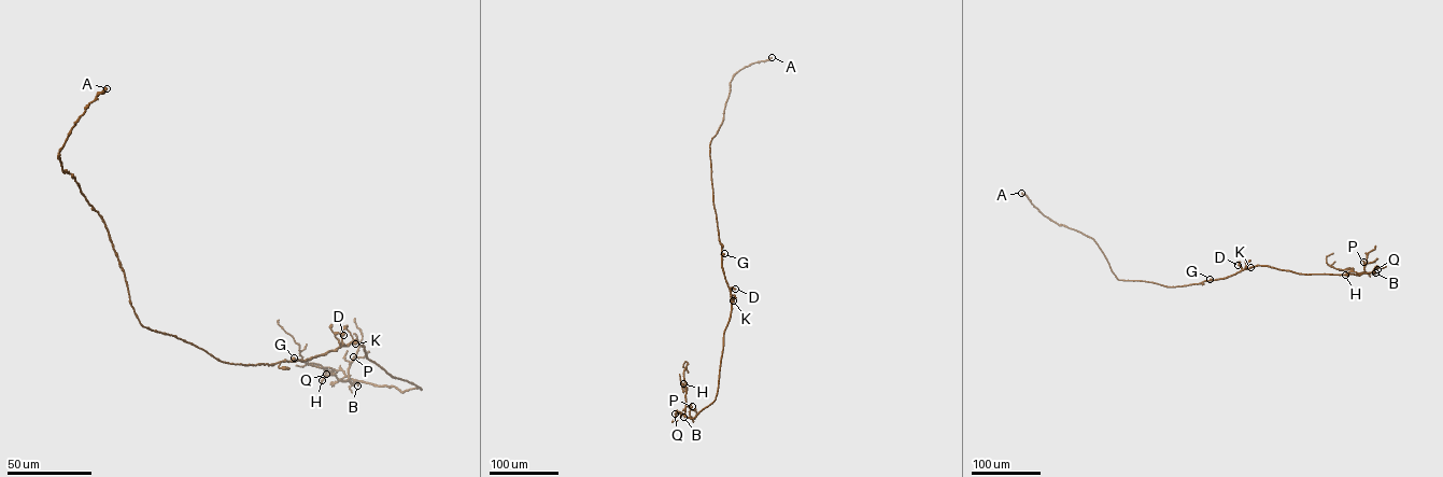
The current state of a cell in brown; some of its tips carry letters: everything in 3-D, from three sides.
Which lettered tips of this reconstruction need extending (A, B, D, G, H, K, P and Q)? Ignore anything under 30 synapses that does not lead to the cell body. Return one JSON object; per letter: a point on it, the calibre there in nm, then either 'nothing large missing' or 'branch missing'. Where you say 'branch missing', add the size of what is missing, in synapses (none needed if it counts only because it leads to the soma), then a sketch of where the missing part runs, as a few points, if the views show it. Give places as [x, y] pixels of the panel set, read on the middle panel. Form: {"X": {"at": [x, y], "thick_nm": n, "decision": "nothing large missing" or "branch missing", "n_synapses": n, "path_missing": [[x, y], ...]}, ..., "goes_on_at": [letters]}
{"A": {"at": [772, 57], "thick_nm": 700, "decision": "nothing large missing"}, "B": {"at": [683, 417], "thick_nm": 240, "decision": "branch missing", "n_synapses": 90}, "D": {"at": [735, 289], "thick_nm": 700, "decision": "nothing large missing"}, "G": {"at": [724, 253], "thick_nm": 600, "decision": "nothing large missing"}, "H": {"at": [683, 383], "thick_nm": 160, "decision": "nothing large missing"}, "K": {"at": [733, 300], "thick_nm": 650, "decision": "nothing large missing"}, "P": {"at": [692, 406], "thick_nm": 180, "decision": "nothing large missing"}, "Q": {"at": [675, 414], "thick_nm": 140, "decision": "nothing large missing"}, "goes_on_at": ["B"]}

